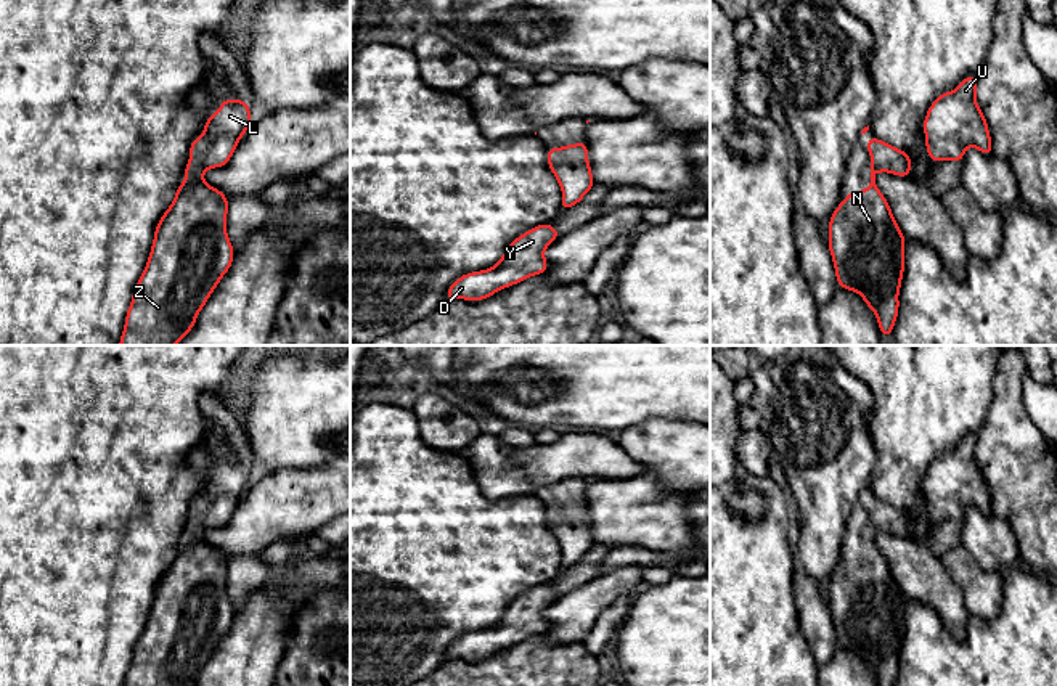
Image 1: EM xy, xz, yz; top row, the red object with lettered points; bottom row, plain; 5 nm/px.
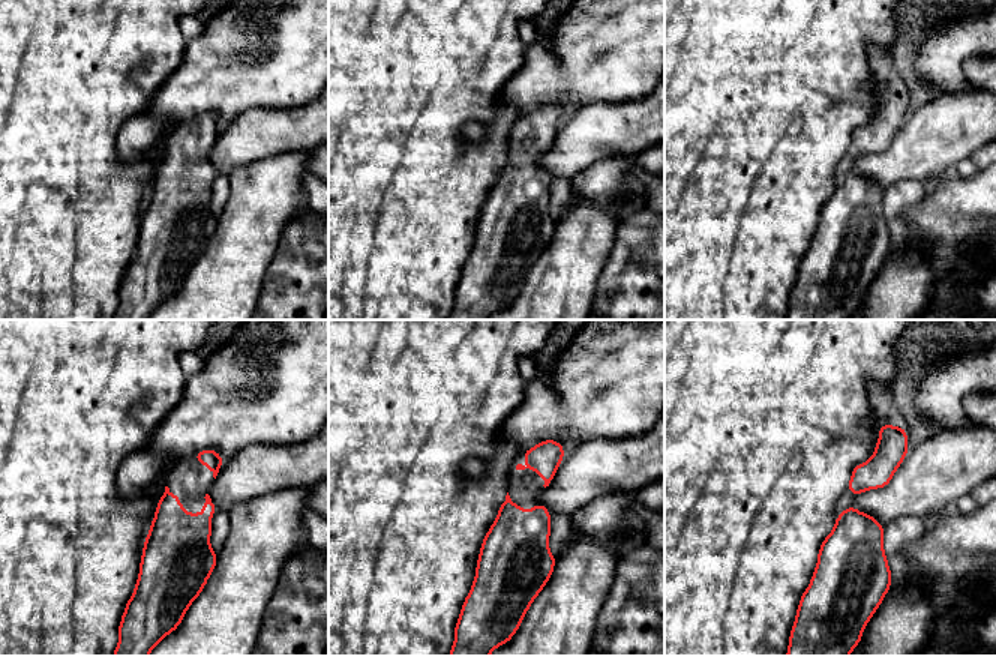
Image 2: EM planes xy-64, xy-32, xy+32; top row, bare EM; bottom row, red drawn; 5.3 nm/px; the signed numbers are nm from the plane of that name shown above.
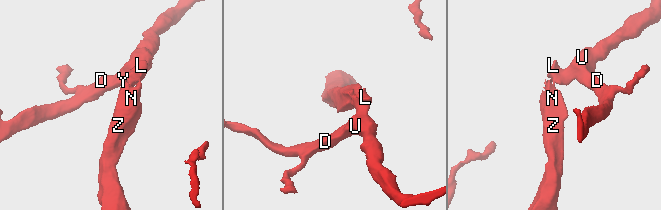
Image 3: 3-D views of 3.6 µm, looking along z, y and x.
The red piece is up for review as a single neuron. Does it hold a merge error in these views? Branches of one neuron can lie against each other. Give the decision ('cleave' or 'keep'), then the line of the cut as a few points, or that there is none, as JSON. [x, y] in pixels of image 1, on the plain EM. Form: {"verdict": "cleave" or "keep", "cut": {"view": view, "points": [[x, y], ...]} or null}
{"verdict": "keep", "cut": null}

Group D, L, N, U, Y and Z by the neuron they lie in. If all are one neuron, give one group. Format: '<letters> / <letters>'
D L N U Y Z

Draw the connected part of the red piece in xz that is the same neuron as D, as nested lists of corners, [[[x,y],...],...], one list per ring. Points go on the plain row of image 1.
[[[551,583],[538,585],[516,598],[496,625],[459,636],[447,651],[445,660],[484,660],[495,652],[548,630],[543,615],[561,594]]]

